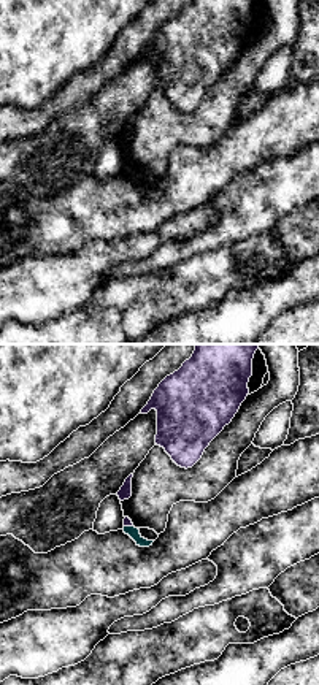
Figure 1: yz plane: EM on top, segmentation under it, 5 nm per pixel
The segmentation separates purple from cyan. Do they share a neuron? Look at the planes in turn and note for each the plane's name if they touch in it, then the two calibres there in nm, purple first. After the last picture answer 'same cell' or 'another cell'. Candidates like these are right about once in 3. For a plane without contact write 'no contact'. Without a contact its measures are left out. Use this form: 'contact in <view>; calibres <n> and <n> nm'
contact in yz; calibres 50 and 60 nm

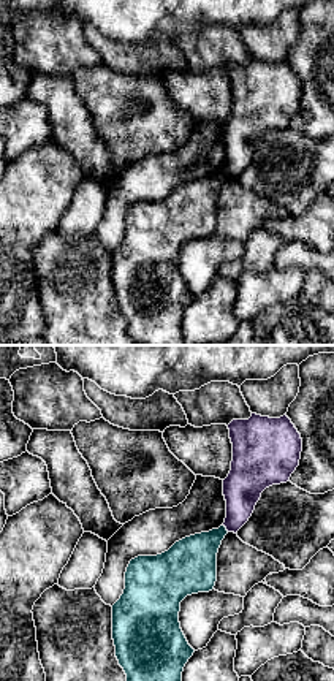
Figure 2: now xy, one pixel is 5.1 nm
contact in xy; calibres 200 and 260 nm

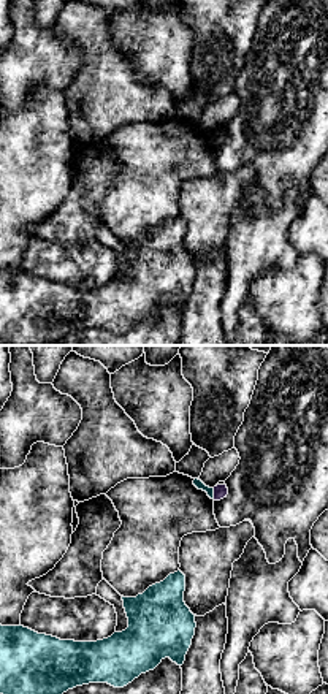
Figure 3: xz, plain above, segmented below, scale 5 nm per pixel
contact in xz; calibres 70 and 50 nm

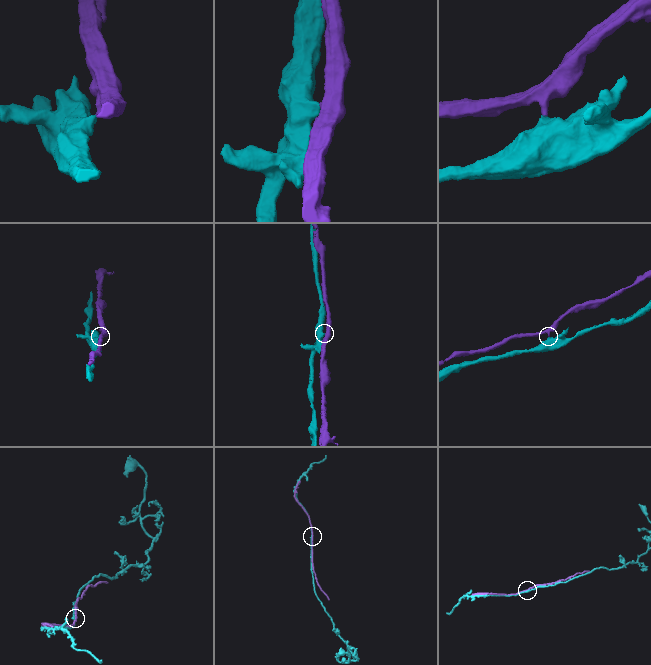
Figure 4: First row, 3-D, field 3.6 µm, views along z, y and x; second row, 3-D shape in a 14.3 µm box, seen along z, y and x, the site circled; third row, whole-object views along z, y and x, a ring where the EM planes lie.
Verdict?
another cell

